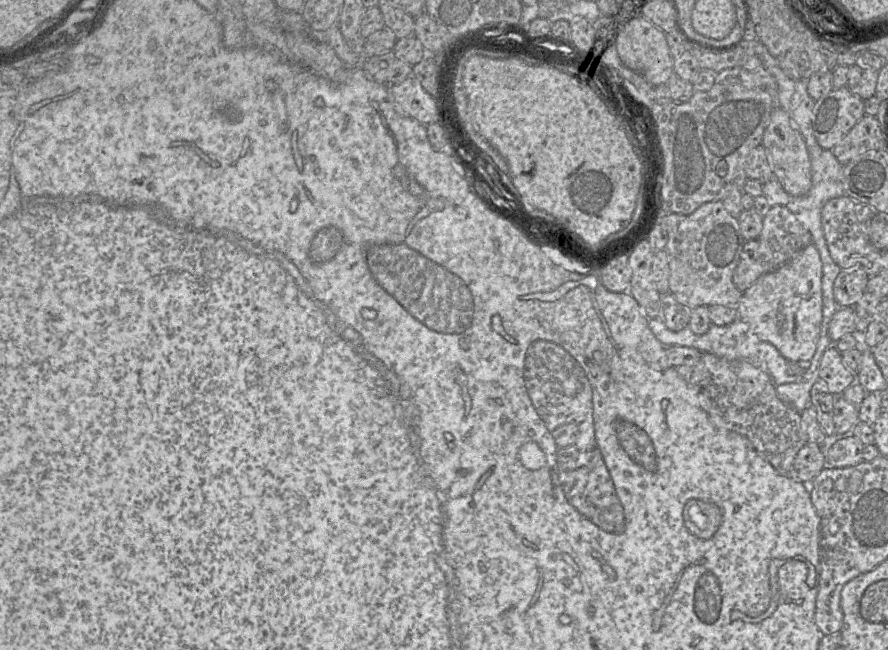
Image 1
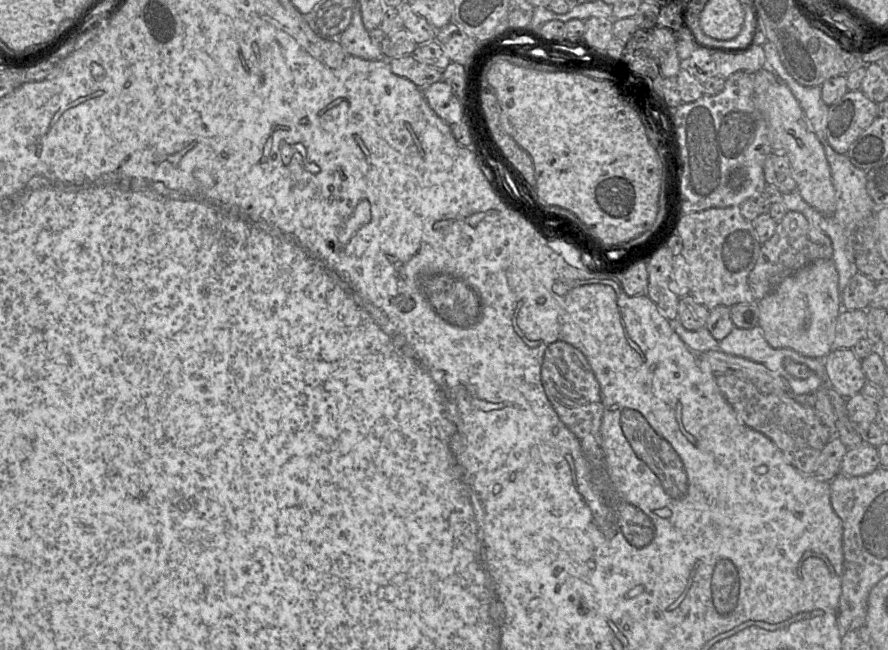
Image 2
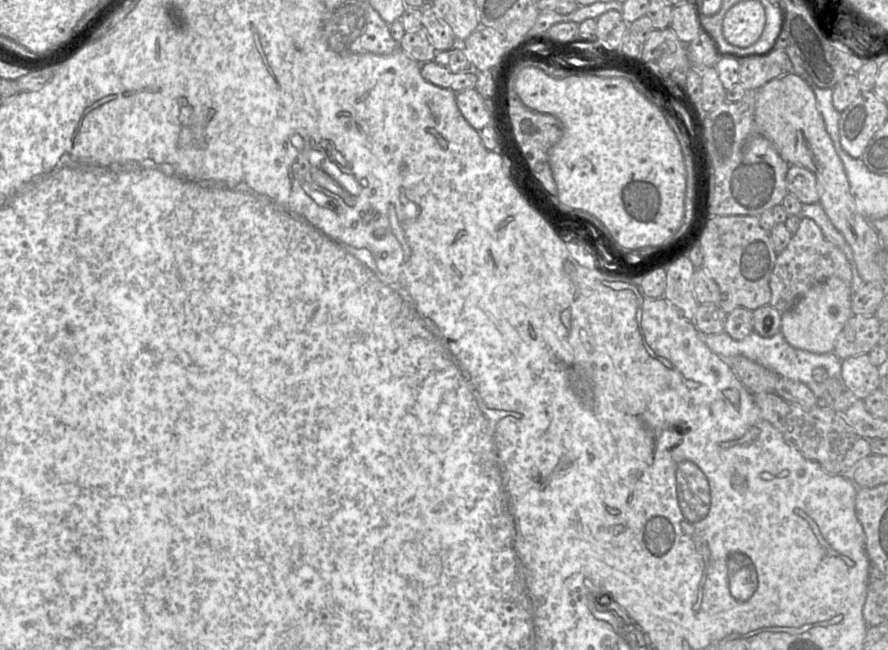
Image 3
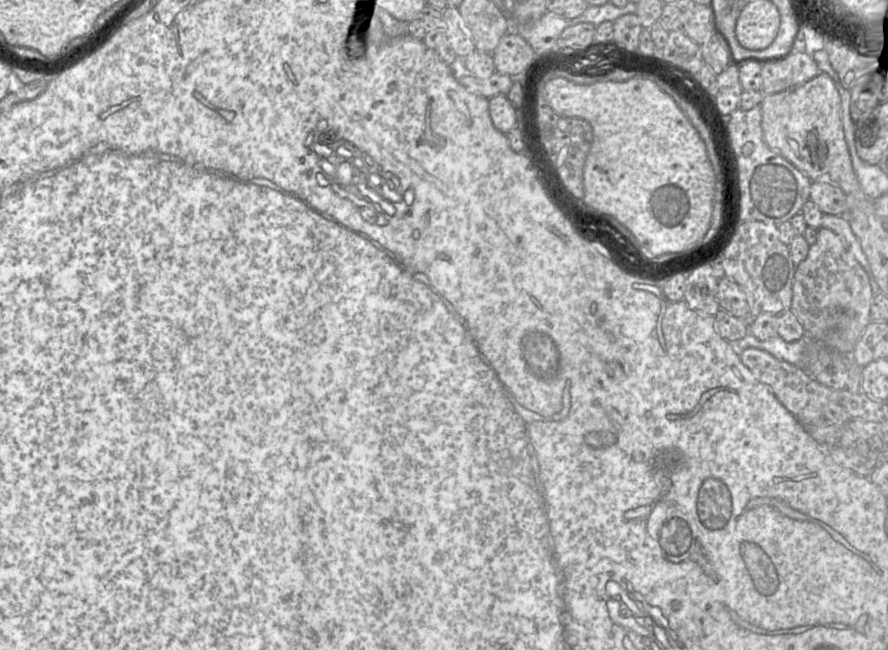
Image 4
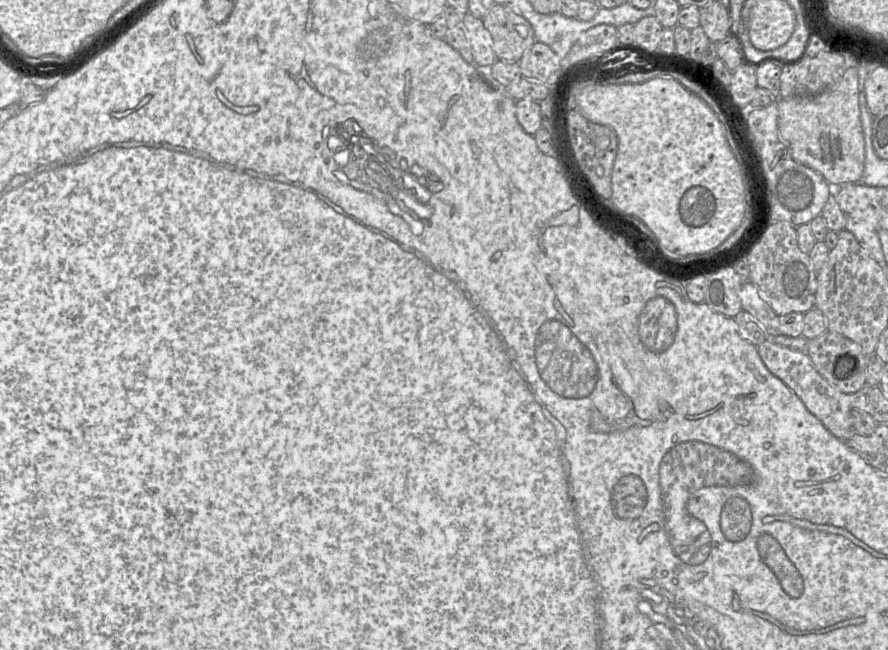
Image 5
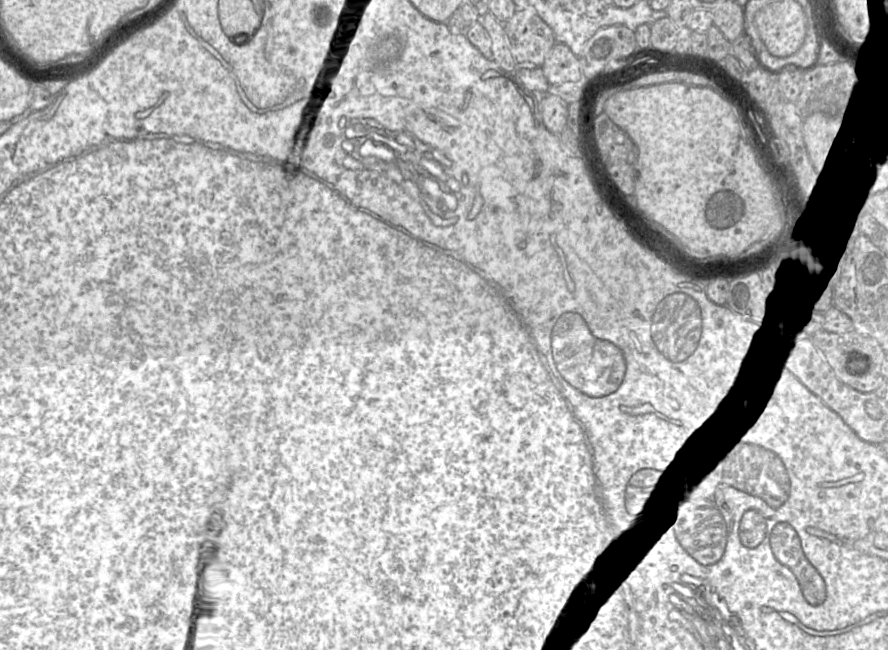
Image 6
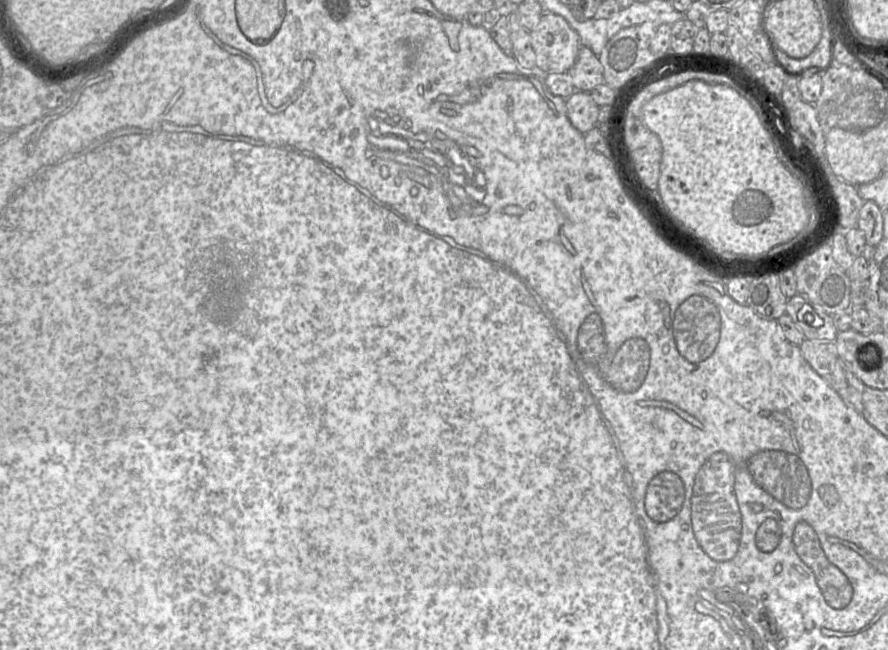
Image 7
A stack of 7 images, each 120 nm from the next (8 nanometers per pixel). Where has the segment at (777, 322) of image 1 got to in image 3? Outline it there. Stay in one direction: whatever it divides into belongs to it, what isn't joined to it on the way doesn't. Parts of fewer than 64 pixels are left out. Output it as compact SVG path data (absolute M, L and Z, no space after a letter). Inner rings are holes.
M830 277L809 288L788 311L782 313L781 330L789 345L816 354L834 351L835 342L848 319L854 314L851 308L852 288L838 277Z

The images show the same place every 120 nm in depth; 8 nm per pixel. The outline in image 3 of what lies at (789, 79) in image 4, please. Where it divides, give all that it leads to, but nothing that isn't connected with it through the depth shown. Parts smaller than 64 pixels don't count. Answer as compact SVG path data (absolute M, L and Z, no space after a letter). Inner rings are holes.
M776 49L767 57L743 60L740 63L740 84L746 90L758 90L767 82L788 73L793 73L792 62L785 49Z

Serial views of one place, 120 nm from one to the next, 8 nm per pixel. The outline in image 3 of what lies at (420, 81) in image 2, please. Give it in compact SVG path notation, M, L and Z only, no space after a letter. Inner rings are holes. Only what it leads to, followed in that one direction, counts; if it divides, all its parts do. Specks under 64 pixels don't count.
M434 61L421 63L420 71L422 77L431 84L455 93L476 88L476 73L455 73Z

